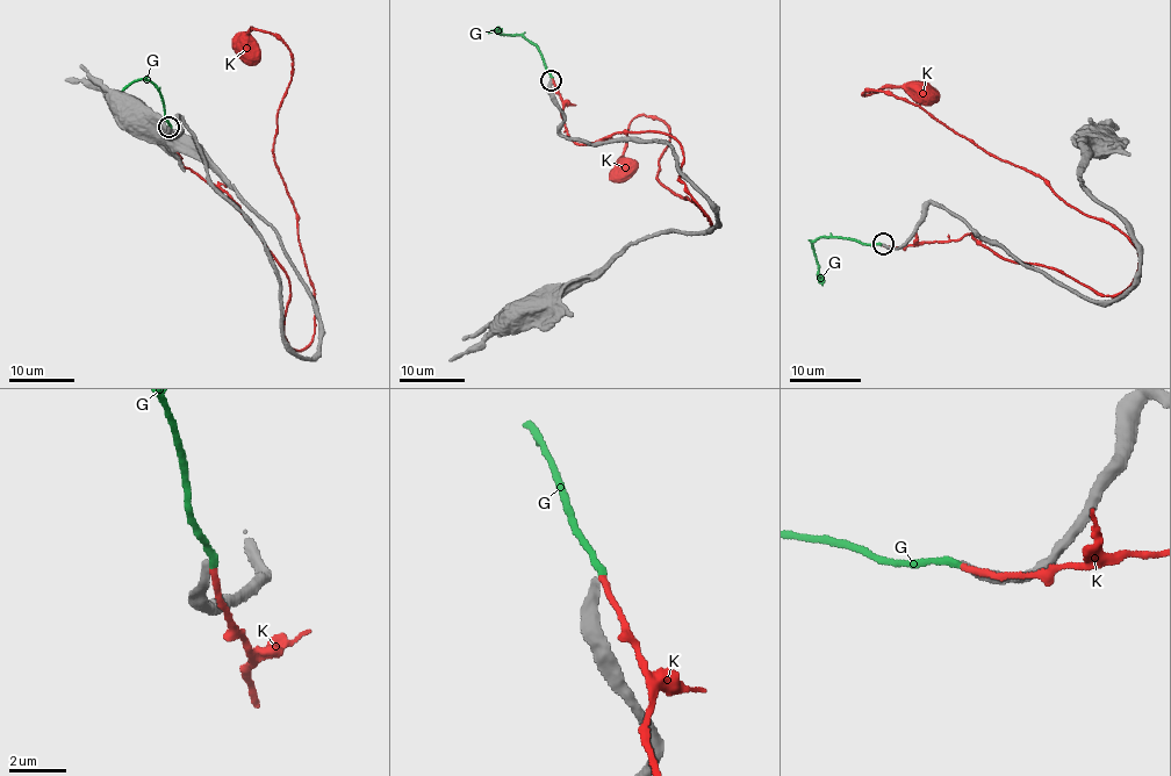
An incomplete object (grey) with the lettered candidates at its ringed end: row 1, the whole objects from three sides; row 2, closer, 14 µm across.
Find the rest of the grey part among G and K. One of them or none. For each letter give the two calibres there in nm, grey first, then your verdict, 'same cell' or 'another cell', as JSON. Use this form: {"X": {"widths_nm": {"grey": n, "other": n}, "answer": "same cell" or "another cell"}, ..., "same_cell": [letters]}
{"G": {"widths_nm": {"grey": 300, "other": 260}, "answer": "another cell"}, "K": {"widths_nm": {"grey": 340, "other": 220}, "answer": "another cell"}, "same_cell": []}

